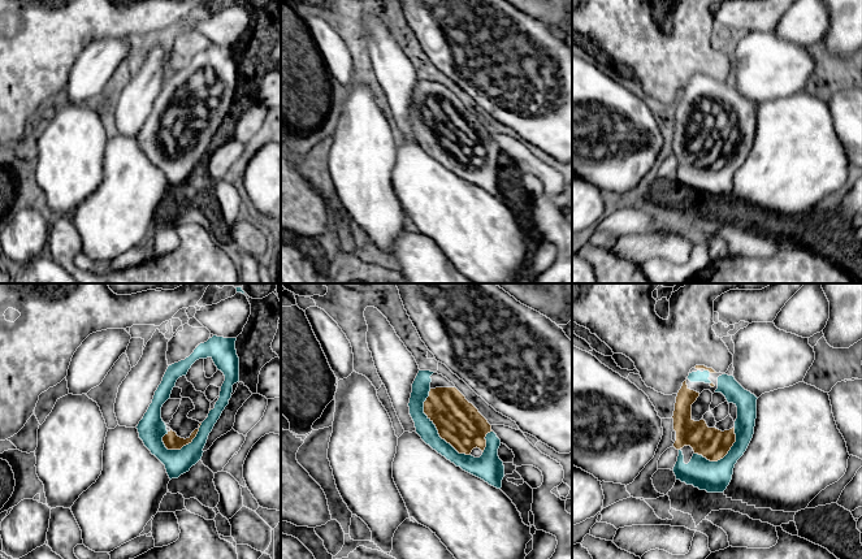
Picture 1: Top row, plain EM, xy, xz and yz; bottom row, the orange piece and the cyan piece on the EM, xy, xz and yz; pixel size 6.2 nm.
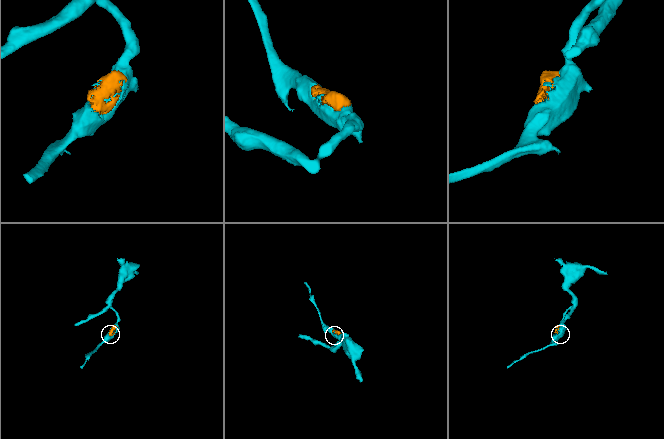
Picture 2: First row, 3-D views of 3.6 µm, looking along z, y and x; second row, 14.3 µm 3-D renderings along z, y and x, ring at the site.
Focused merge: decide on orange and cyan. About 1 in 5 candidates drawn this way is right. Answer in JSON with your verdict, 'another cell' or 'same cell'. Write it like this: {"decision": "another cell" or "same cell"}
{"decision": "same cell"}

